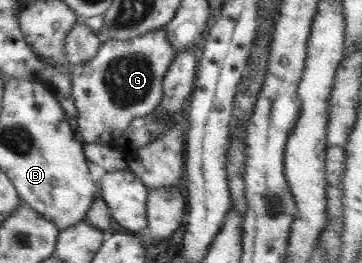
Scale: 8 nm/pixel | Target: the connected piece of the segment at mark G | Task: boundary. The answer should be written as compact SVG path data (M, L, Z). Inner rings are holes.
M161 28L127 40L109 38L90 61L72 66L72 97L84 142L107 144L121 136L131 120L155 111L163 98L163 78L176 56Z

